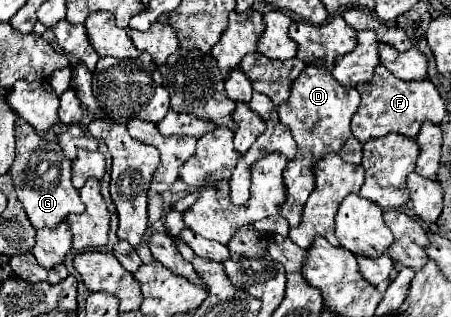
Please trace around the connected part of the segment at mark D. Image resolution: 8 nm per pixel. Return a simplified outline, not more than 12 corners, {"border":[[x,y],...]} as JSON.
{"border":[[319,64],[291,84],[279,120],[295,142],[279,216],[299,226],[313,164],[351,134],[359,92]]}

